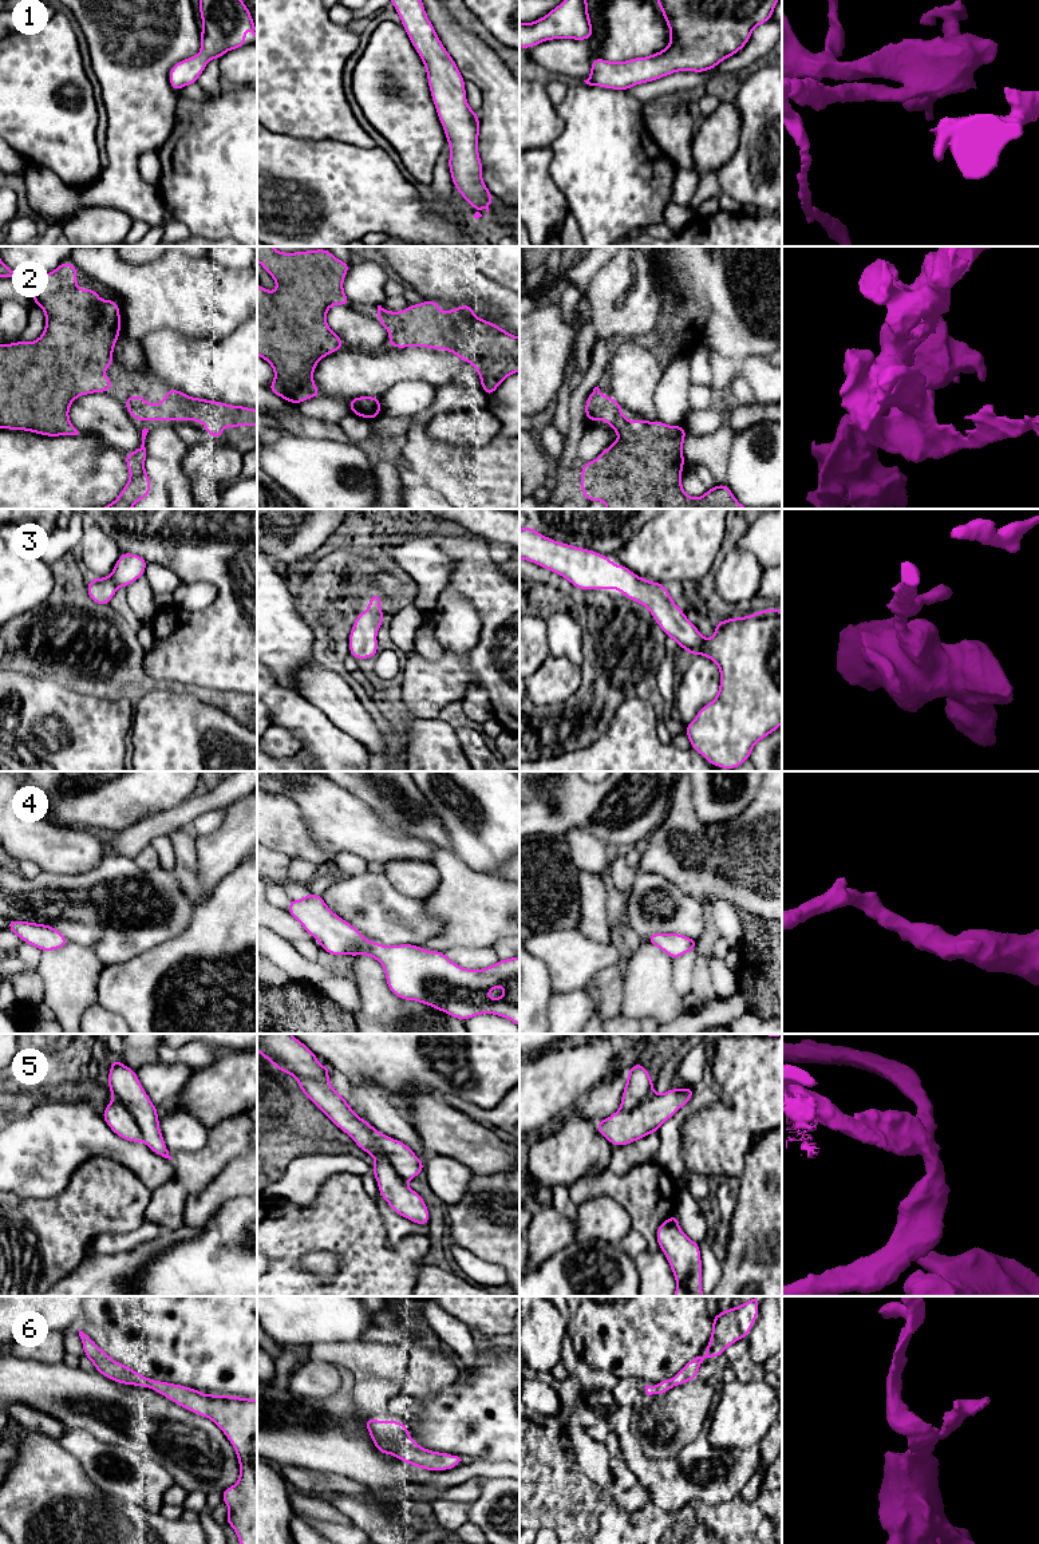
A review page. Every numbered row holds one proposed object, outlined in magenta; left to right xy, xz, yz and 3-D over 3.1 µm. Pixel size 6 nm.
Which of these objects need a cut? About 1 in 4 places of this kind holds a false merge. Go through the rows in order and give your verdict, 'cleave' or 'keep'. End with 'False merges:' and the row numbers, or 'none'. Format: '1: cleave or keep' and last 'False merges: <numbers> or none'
1: keep
2: keep
3: keep
4: keep
5: keep
6: keep
False merges: none

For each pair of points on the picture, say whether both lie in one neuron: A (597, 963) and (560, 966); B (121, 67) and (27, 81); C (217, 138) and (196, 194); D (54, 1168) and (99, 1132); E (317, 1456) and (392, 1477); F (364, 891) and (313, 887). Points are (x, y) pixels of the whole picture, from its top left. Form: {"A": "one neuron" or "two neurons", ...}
{"A": "one neuron", "B": "two neurons", "C": "one neuron", "D": "one neuron", "E": "one neuron", "F": "two neurons"}

